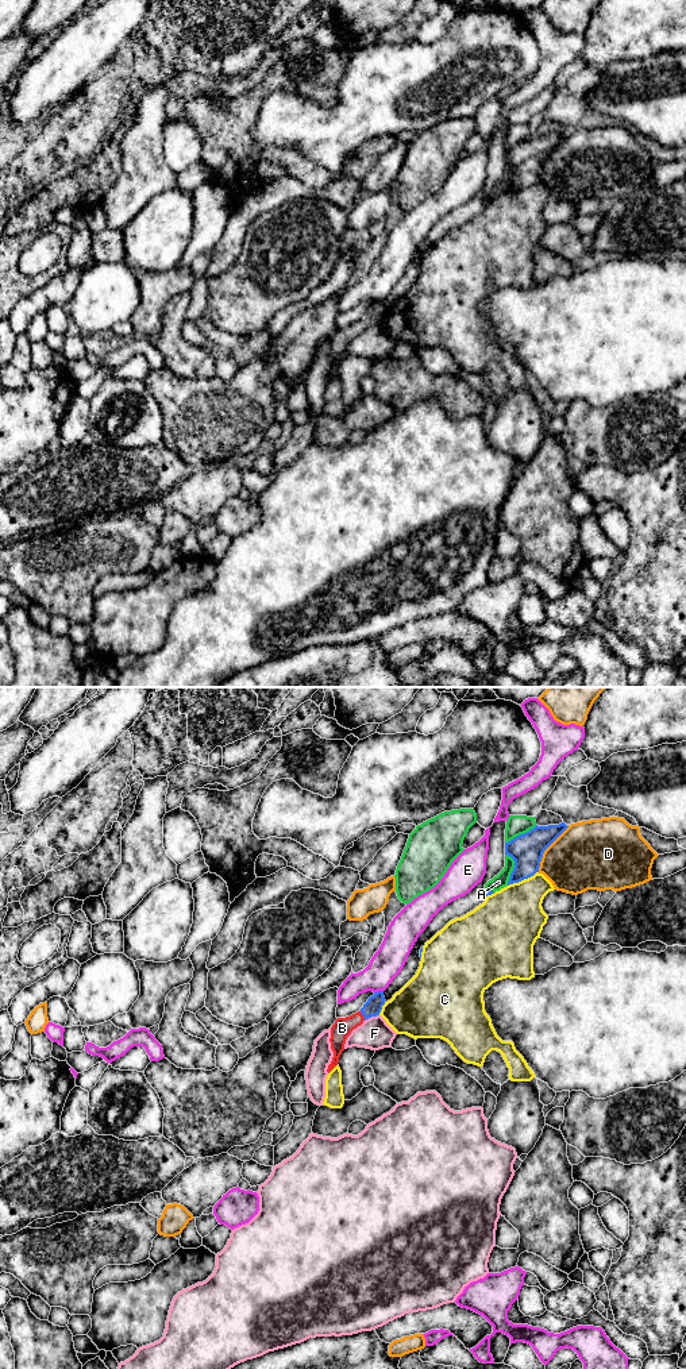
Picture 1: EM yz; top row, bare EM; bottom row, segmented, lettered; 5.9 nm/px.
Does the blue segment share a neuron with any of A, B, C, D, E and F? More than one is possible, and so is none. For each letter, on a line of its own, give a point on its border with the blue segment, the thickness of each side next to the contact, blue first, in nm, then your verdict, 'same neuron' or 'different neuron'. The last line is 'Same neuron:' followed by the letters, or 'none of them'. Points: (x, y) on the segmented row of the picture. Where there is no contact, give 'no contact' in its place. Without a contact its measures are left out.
A: contact yz (513, 868); calibres 200 and 90 nm; different neuron
B: contact yz (362, 1014); calibres 100 and 120 nm; same neuron
C: contact yz (523, 879); calibres 200 and 380 nm; different neuron
D: contact yz (546, 848); calibres 200 and 400 nm; different neuron
E: contact yz (378, 991); calibres 100 and 190 nm; different neuron
F: contact yz (372, 1015); calibres 100 and 190 nm; different neuron
Same neuron: B

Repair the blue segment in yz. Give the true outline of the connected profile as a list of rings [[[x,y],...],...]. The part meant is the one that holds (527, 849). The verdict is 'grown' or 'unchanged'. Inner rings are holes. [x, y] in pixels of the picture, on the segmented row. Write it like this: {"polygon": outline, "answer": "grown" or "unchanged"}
{"polygon": [[[562,822],[559,825],[535,826],[529,832],[520,834],[505,842],[505,855],[514,860],[514,868],[510,874],[509,884],[519,883],[539,872],[544,851],[567,829]]], "answer": "unchanged"}

